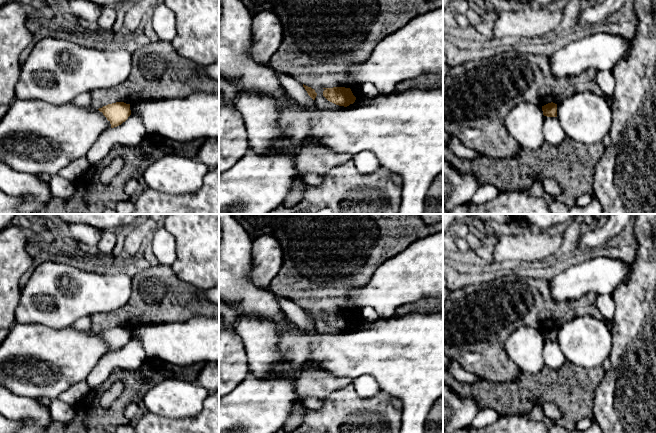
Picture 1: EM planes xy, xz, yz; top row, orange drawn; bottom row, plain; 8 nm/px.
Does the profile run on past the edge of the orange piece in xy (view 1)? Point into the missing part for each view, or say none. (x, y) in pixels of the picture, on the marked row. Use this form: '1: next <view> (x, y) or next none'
1: next none

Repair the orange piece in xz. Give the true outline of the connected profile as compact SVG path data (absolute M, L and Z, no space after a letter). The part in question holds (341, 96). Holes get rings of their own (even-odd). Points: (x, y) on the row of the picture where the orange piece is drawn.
M333 87L323 89L323 96L336 105L347 107L356 100L350 88Z

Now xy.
M116 102L98 109L111 124L111 128L117 127L125 122L131 115L130 104Z

